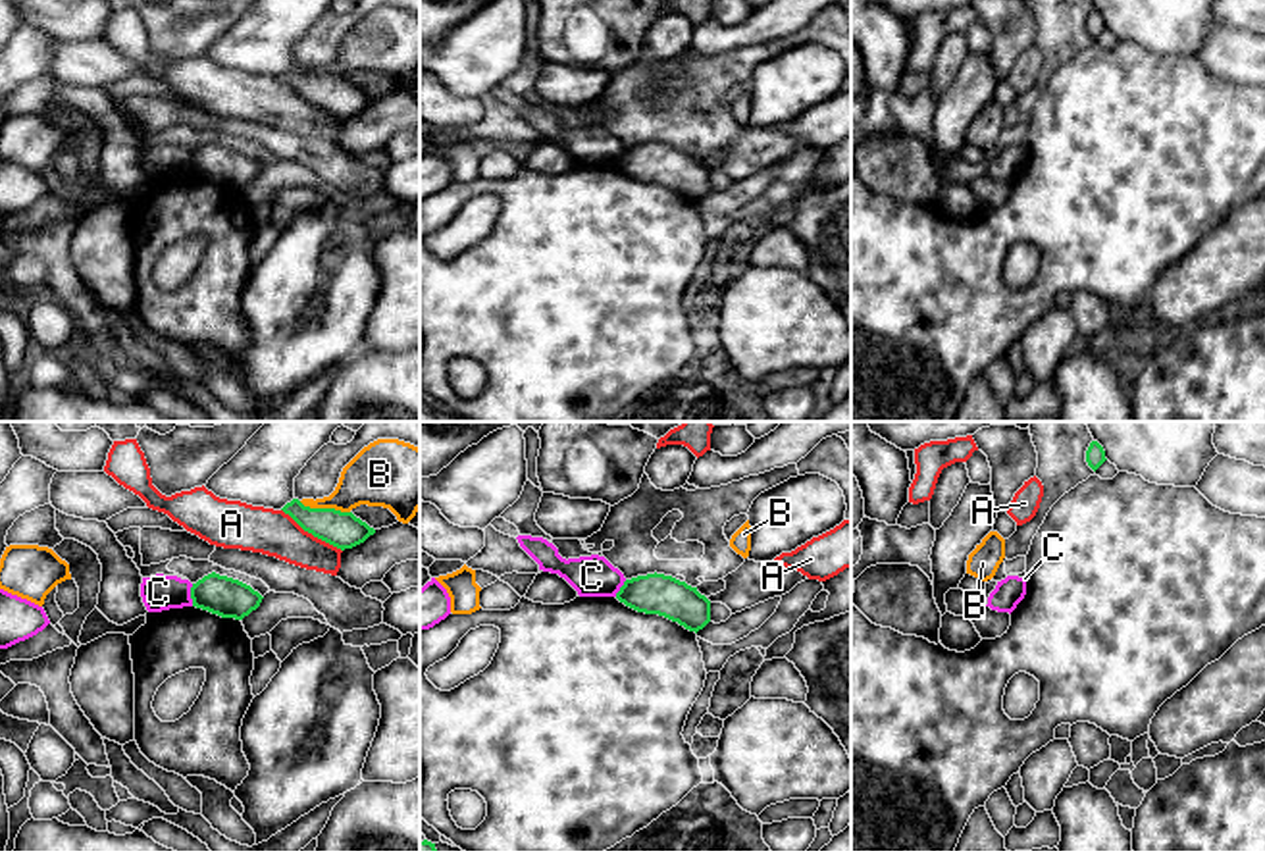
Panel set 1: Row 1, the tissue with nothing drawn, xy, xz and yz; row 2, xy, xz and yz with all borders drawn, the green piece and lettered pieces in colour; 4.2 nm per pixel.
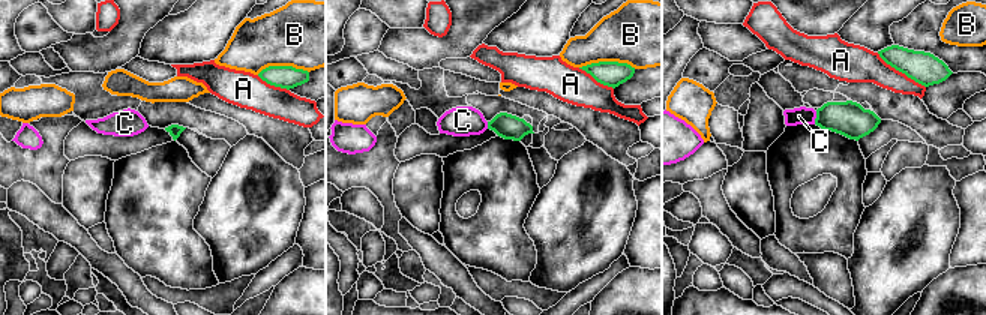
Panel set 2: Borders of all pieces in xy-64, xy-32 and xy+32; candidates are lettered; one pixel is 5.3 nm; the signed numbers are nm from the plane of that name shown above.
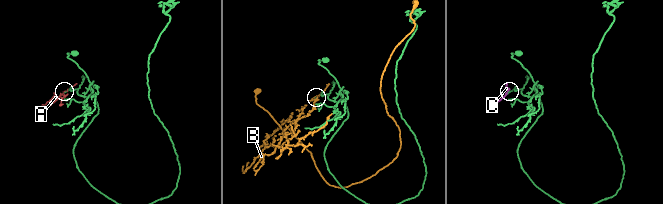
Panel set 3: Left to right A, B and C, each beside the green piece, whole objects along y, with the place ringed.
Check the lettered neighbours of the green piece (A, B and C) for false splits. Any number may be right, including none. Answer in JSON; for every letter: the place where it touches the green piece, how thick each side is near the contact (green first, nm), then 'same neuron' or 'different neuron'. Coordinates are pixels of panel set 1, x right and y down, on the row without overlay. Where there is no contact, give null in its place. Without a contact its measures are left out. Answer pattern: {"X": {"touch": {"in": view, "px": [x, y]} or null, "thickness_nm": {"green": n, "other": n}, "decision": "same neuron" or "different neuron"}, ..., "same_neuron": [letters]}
{"A": {"touch": {"in": "xy", "px": [312, 103]}, "thickness_nm": {"green": 160, "other": 190}, "decision": "different neuron"}, "B": {"touch": {"in": "xy", "px": [324, 77]}, "thickness_nm": {"green": 160, "other": 240}, "decision": "different neuron"}, "C": {"touch": {"in": "xy", "px": [191, 164]}, "thickness_nm": {"green": 170, "other": 150}, "decision": "different neuron"}, "same_neuron": []}

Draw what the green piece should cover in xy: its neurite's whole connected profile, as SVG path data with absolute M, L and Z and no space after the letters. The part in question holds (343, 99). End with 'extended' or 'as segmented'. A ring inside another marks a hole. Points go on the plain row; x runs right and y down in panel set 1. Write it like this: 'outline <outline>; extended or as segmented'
outline M293 67L281 79L289 83L304 100L341 119L352 117L375 102L374 96L356 87L352 81L310 77L298 67Z; as segmented

